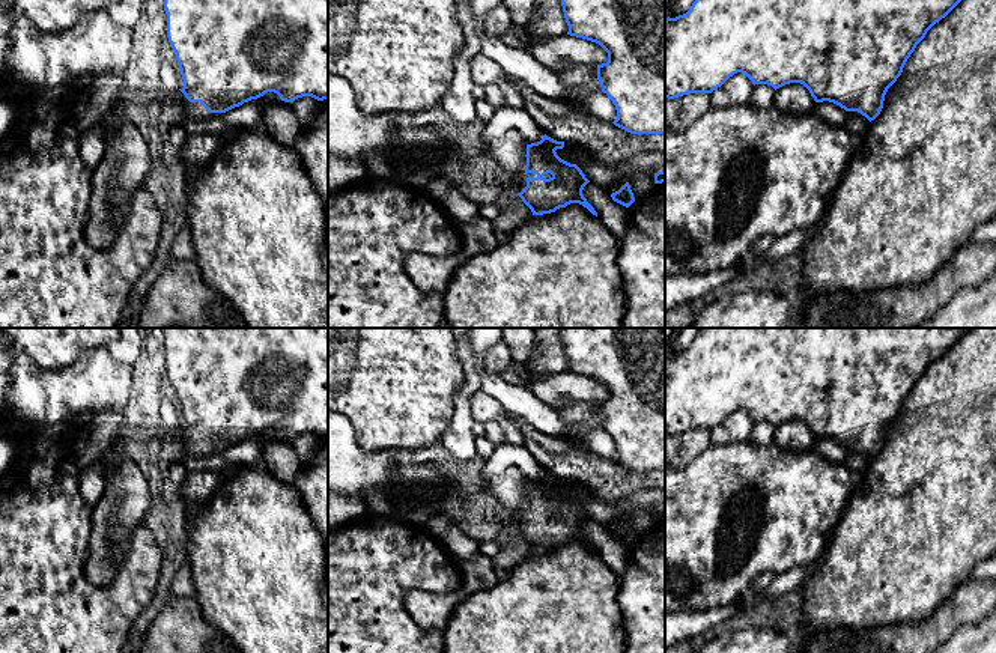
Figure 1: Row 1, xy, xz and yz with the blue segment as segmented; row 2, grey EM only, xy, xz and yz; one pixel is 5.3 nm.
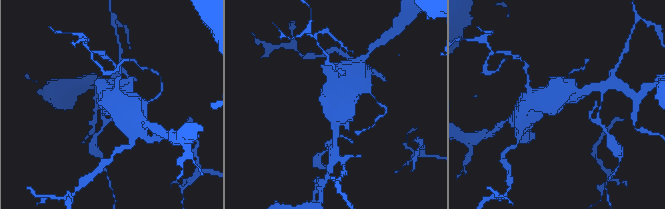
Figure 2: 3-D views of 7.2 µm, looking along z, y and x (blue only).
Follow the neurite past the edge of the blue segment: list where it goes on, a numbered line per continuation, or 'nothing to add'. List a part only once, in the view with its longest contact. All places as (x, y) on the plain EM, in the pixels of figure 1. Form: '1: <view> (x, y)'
1: xz (521, 519)

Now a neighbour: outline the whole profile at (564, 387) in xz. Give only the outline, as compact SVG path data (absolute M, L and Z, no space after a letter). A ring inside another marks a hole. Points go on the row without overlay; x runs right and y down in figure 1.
M570 372L533 379L527 387L555 409L570 402L597 403L608 399L608 390L599 381Z

